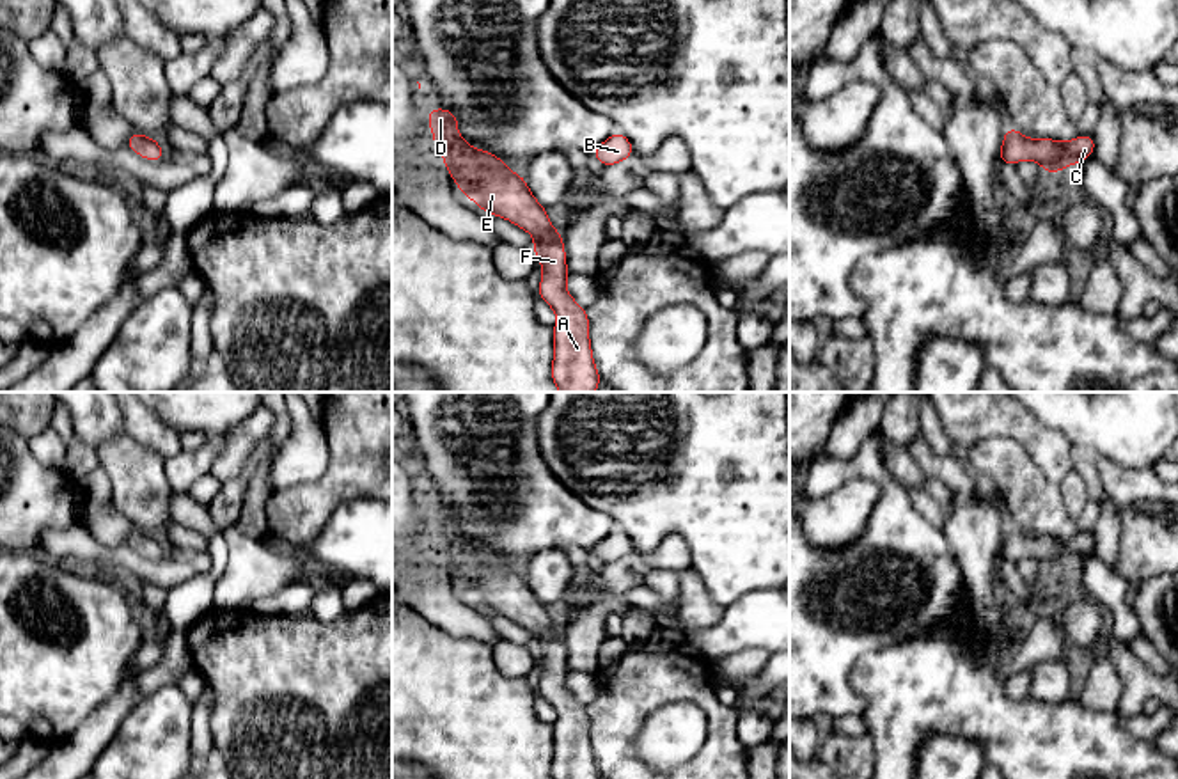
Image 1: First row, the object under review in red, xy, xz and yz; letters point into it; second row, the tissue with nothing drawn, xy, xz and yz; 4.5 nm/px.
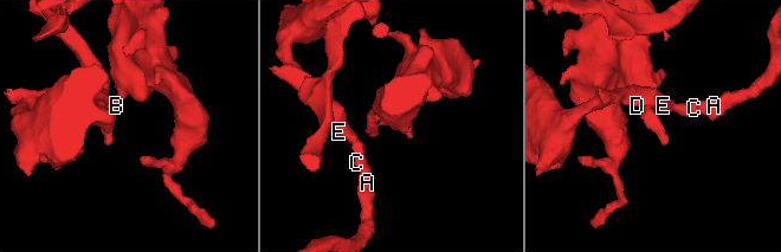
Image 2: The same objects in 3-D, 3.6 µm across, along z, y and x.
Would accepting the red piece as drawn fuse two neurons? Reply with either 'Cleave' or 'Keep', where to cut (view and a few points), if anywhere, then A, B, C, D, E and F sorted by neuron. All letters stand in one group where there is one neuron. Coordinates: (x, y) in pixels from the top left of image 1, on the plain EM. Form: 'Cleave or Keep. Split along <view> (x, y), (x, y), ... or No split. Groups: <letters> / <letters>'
Keep. No split. Groups: A B C D E F

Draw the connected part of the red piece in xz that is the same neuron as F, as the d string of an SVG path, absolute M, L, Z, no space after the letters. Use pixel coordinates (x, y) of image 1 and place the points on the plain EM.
M429 506L428 520L436 550L461 591L483 609L502 614L534 633L534 651L543 664L538 696L557 712L554 722L554 779L601 779L589 740L589 715L566 687L569 674L562 632L550 621L523 571L513 571L499 554L472 547L456 529L458 515L447 506Z

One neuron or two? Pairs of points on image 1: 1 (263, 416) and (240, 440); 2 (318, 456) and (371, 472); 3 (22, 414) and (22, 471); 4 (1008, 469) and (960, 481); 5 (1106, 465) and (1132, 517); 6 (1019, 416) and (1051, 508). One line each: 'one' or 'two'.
1: one
2: two
3: two
4: two
5: two
6: two

